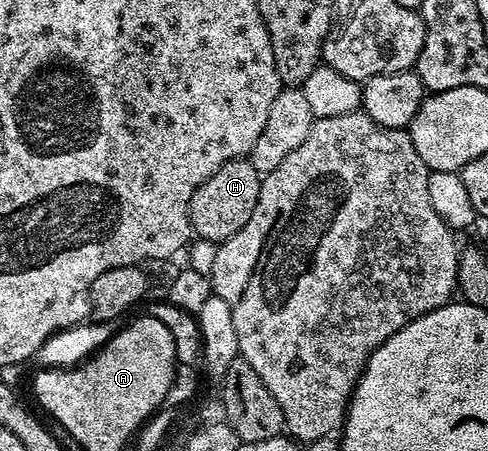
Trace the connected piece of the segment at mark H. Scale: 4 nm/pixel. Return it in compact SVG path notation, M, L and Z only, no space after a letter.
M249 158L229 159L208 181L204 181L192 193L190 202L190 230L197 238L207 239L219 244L228 241L244 225L248 225L248 217L256 210L256 201L260 201L260 185L262 175L256 169L256 165L250 163Z

